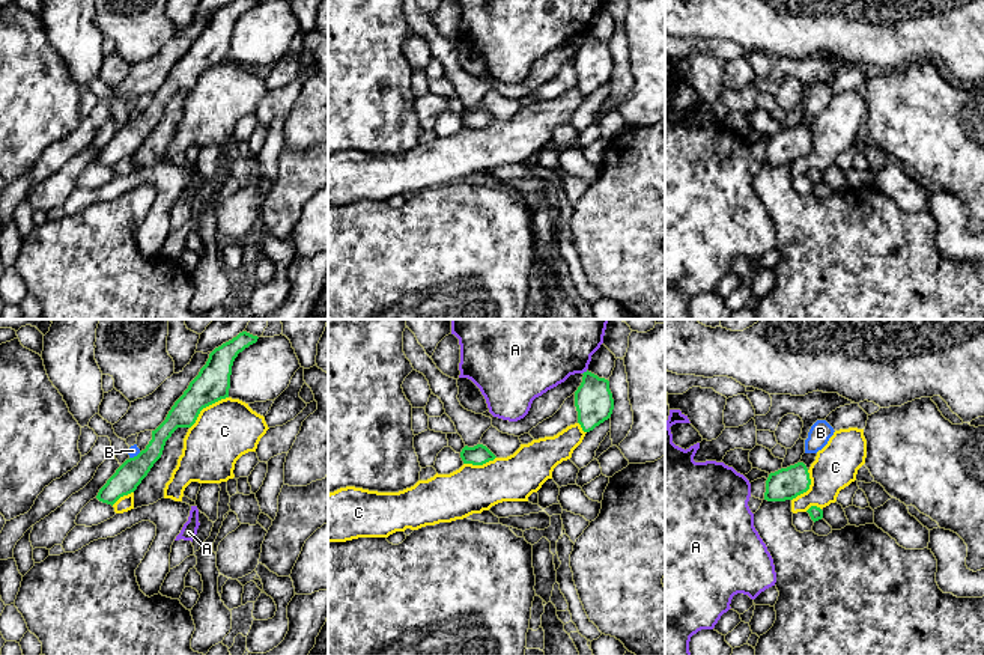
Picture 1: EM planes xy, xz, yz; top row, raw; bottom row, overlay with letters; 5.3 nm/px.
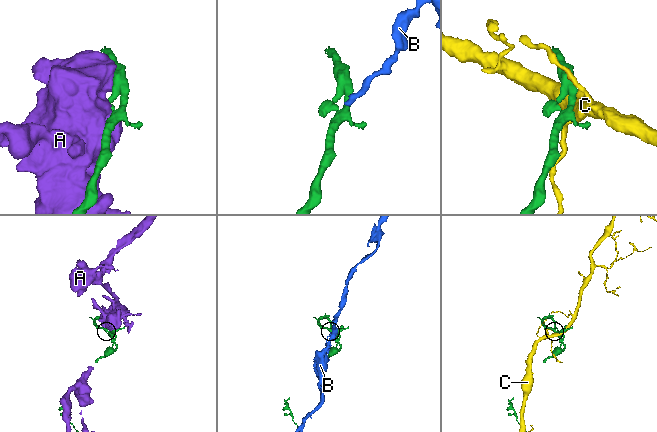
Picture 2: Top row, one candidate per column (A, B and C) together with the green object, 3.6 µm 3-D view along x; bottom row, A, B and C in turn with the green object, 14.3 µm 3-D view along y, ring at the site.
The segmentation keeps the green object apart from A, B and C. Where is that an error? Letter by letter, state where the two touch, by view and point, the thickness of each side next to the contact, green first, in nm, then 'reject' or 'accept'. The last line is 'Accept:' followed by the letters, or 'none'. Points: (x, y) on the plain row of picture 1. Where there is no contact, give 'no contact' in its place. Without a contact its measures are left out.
A: contact xz (584, 35); calibres 200 and 280 nm; reject
B: contact xy (134, 119); calibres 150 and 60 nm; reject
C: contact xy (205, 70); calibres 190 and 320 nm; reject
Accept: none

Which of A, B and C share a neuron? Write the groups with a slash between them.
A / B / C

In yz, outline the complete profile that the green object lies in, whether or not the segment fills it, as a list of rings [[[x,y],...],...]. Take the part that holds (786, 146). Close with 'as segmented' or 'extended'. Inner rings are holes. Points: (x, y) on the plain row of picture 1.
[[[797,125],[787,131],[770,136],[766,143],[764,163],[785,164],[809,152],[811,142],[808,131],[803,125]]] | as segmented

